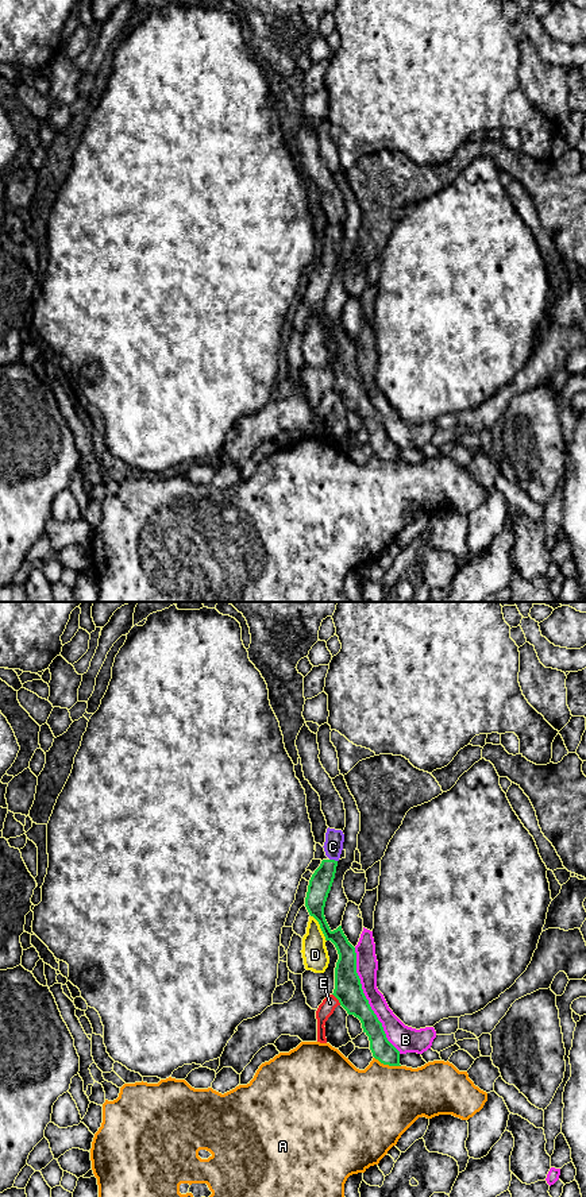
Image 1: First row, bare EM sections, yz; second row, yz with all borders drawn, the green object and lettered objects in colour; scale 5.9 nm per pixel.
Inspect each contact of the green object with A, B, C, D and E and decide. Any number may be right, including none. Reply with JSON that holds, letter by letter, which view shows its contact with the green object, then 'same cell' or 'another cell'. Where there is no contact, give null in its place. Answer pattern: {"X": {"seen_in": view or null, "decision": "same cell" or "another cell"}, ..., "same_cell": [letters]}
{"A": {"seen_in": "yz", "decision": "another cell"}, "B": {"seen_in": "yz", "decision": "another cell"}, "C": {"seen_in": "yz", "decision": "same cell"}, "D": {"seen_in": "yz", "decision": "another cell"}, "E": {"seen_in": "yz", "decision": "another cell"}, "same_cell": ["C"]}

